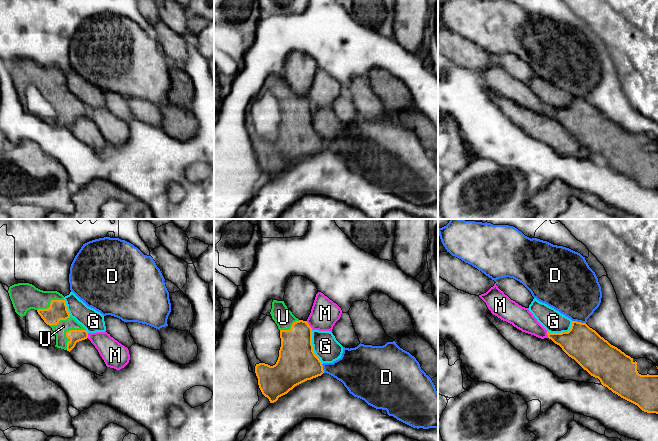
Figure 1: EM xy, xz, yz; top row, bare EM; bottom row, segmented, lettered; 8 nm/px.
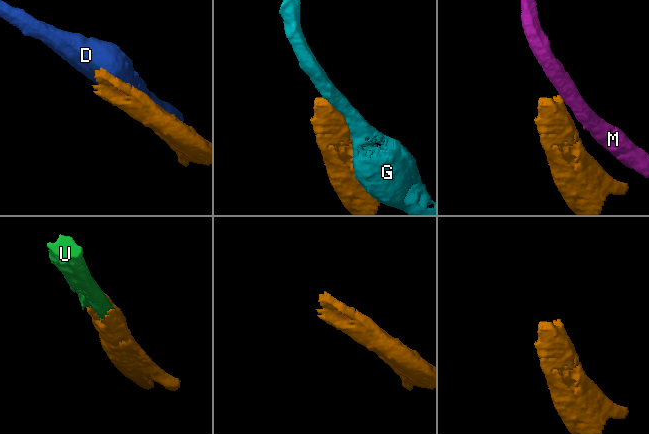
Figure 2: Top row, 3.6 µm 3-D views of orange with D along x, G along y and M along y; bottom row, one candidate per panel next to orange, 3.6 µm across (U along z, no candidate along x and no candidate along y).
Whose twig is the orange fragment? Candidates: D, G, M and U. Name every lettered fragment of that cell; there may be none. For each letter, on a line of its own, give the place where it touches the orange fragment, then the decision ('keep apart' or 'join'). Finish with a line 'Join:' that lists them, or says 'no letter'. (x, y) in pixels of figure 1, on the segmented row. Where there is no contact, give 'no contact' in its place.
D: contact yz (579, 322); keep apart
G: contact xz (312, 347); keep apart
M: contact xz (308, 325); keep apart
U: contact xy (67, 331); join
Join: U

